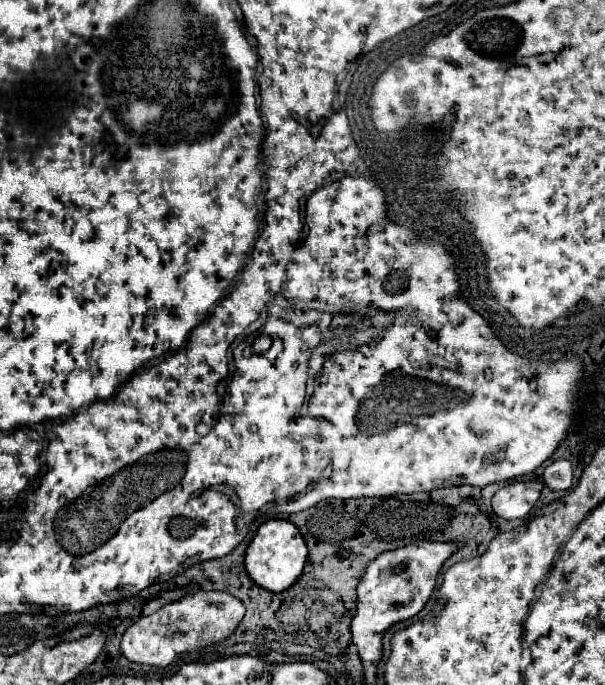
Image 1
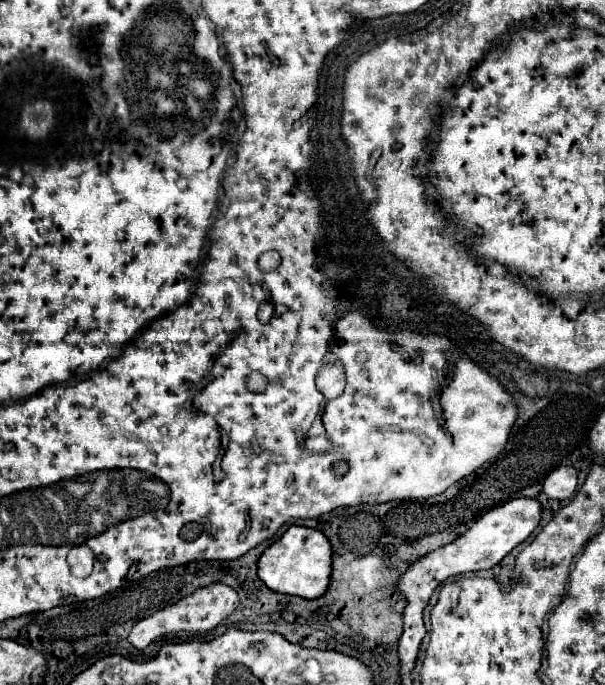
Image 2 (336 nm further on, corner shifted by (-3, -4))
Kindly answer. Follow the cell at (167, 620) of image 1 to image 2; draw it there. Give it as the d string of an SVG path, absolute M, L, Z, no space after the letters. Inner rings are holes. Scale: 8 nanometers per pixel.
M209 584L209 586L203 586L203 588L197 588L193 594L181 598L179 602L139 620L131 632L129 632L129 642L143 650L151 640L159 638L159 636L165 636L165 634L171 634L171 632L179 632L179 630L187 630L187 632L205 632L205 630L211 630L215 628L221 620L225 620L239 604L239 596L233 588L225 586L225 584Z

